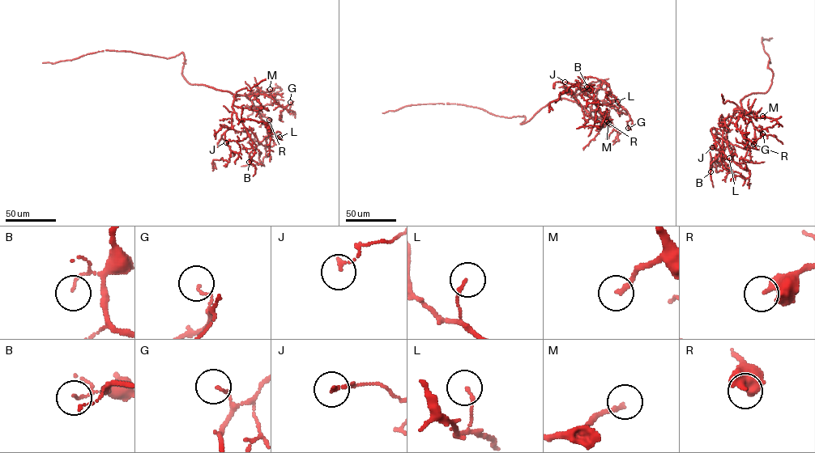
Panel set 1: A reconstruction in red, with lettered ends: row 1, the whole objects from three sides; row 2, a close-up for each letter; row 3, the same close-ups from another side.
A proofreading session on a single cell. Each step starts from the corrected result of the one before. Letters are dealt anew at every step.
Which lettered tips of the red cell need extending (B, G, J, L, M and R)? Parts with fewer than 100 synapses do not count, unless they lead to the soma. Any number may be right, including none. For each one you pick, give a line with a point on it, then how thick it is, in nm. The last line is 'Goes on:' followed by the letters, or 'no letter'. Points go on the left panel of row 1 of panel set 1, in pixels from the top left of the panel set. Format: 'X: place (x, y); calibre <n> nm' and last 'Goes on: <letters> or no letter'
Goes on: no letter

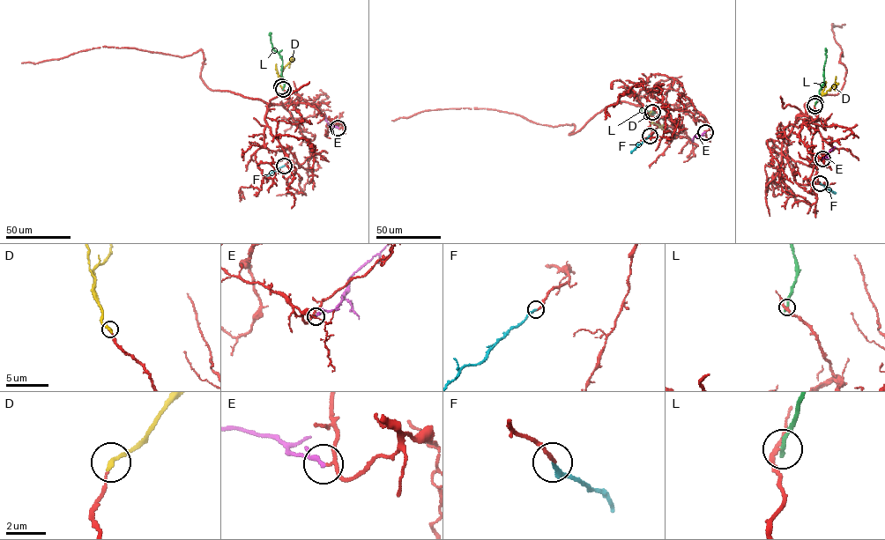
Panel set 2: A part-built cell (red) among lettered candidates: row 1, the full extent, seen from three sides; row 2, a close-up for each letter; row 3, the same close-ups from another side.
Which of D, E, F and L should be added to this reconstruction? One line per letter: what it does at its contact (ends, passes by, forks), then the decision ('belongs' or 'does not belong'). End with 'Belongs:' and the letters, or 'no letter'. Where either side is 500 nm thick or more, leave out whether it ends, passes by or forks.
D: it ends; does not belong
E: it ends; does not belong
F: it ends; belongs
L: it ends; does not belong
Belongs: F

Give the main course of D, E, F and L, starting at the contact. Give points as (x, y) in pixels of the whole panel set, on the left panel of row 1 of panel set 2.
D: (281, 86), (278, 77), (293, 53)
E: (338, 128), (330, 125), (326, 115)
F: (284, 166), (266, 176)
L: (283, 89), (282, 60), (272, 47), (271, 33)

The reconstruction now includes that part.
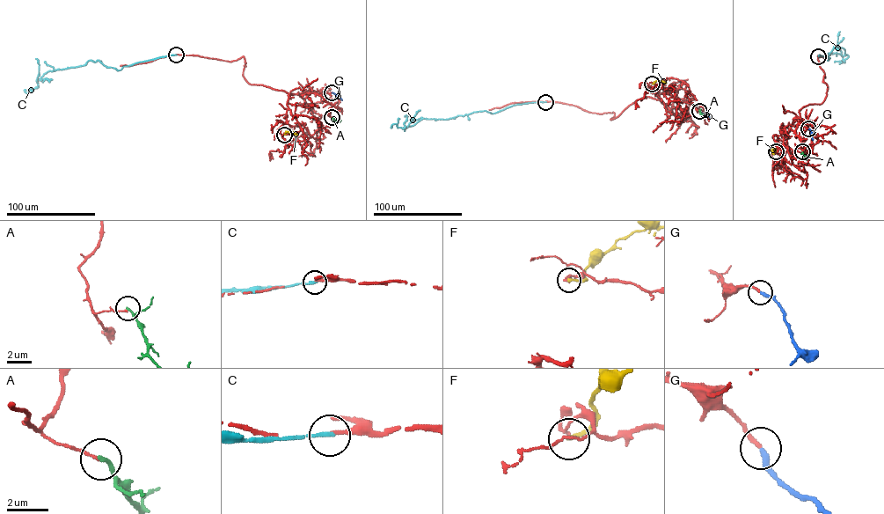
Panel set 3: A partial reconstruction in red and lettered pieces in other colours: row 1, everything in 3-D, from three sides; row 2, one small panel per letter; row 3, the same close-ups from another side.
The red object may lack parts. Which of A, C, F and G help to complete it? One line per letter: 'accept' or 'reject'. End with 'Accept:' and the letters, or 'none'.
A: reject
C: reject
F: reject
G: accept
Accept: G

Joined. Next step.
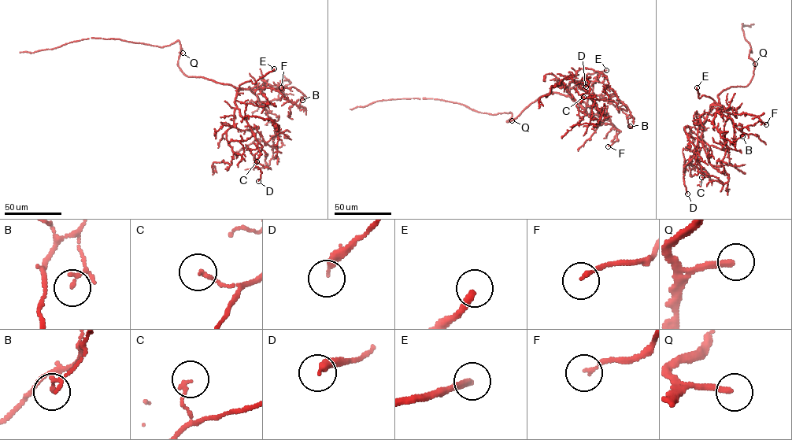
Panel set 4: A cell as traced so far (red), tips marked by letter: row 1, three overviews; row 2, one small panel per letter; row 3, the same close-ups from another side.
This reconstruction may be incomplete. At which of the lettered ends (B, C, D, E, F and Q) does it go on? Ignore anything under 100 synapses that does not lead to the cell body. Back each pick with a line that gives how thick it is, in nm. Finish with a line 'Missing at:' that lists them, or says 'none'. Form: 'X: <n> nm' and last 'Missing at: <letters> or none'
E: 280 nm
Q: 240 nm
Missing at: E, Q

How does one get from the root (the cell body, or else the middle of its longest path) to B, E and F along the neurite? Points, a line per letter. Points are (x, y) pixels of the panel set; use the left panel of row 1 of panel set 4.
B: (181, 70), (187, 76), (204, 77), (241, 89), (257, 85), (274, 89), (303, 108), (301, 110), (302, 100)
E: (181, 70), (187, 76), (204, 77), (239, 88), (240, 85), (250, 80), (254, 83), (274, 68)
F: (181, 70), (187, 76), (204, 77), (241, 89), (262, 84), (279, 85), (288, 79), (290, 83), (281, 87)

